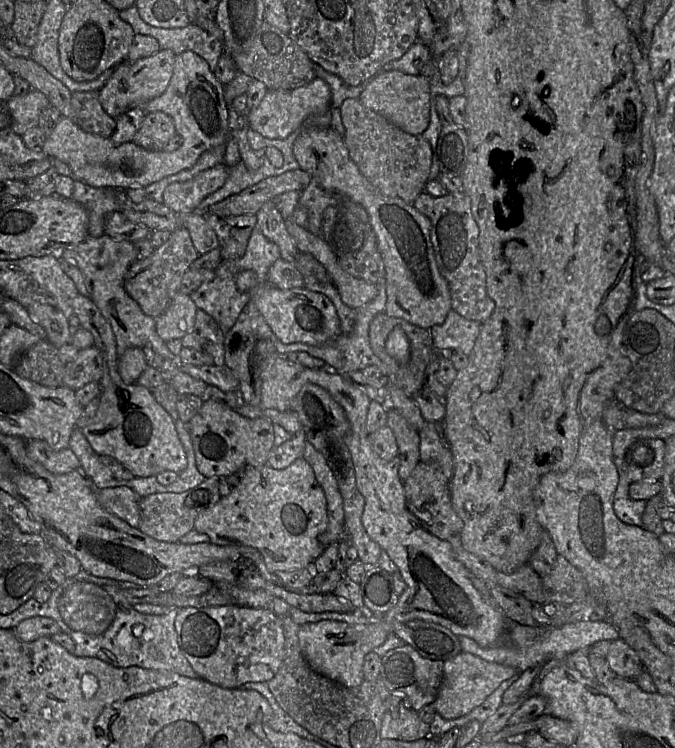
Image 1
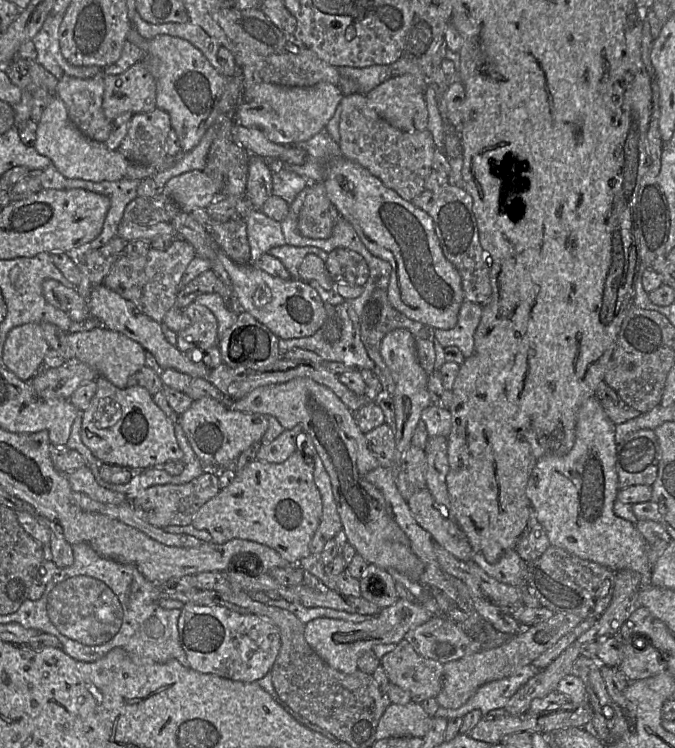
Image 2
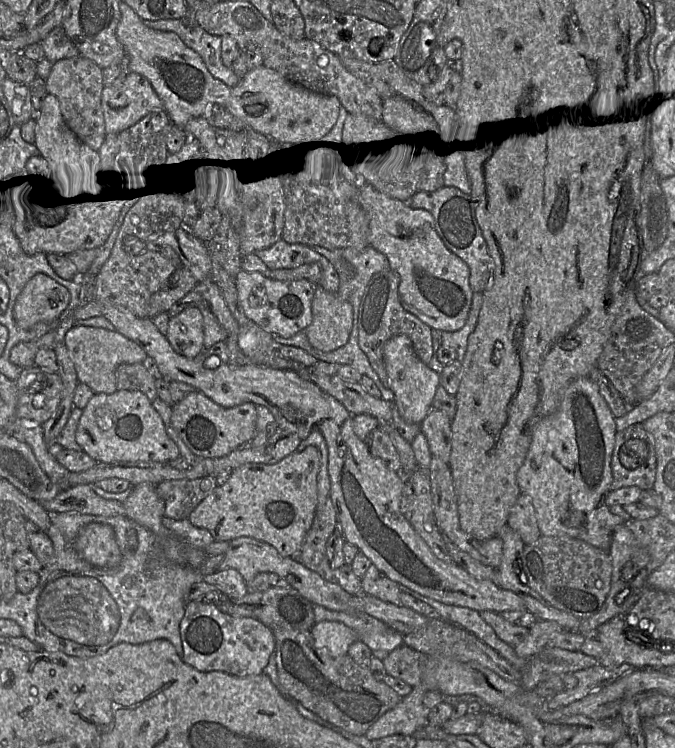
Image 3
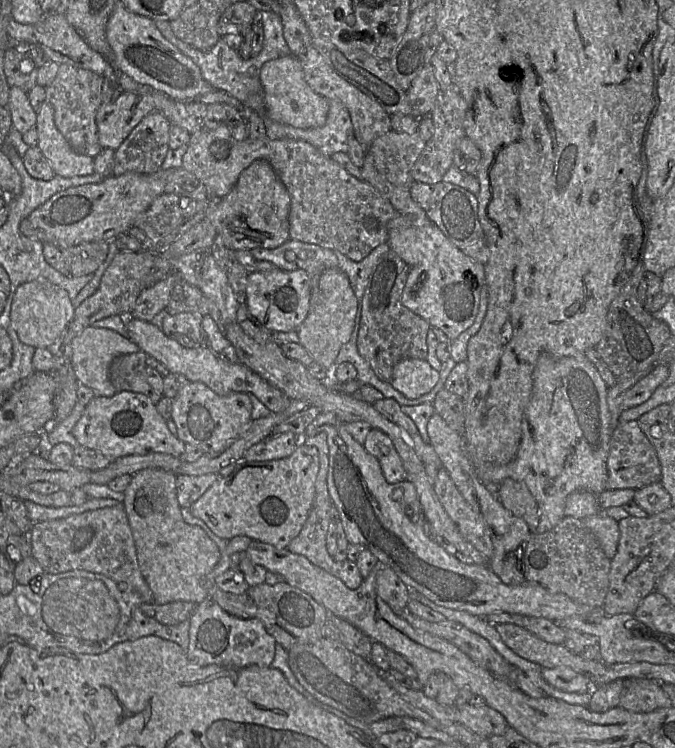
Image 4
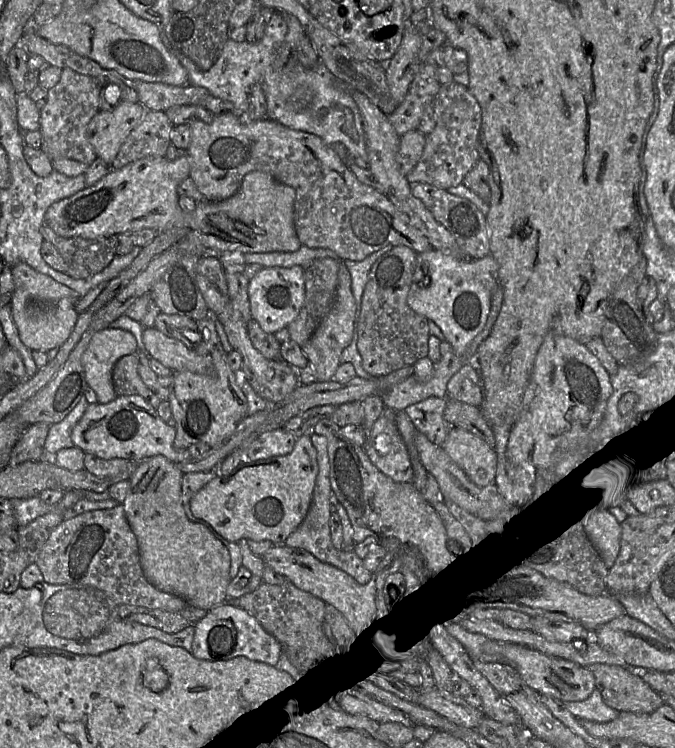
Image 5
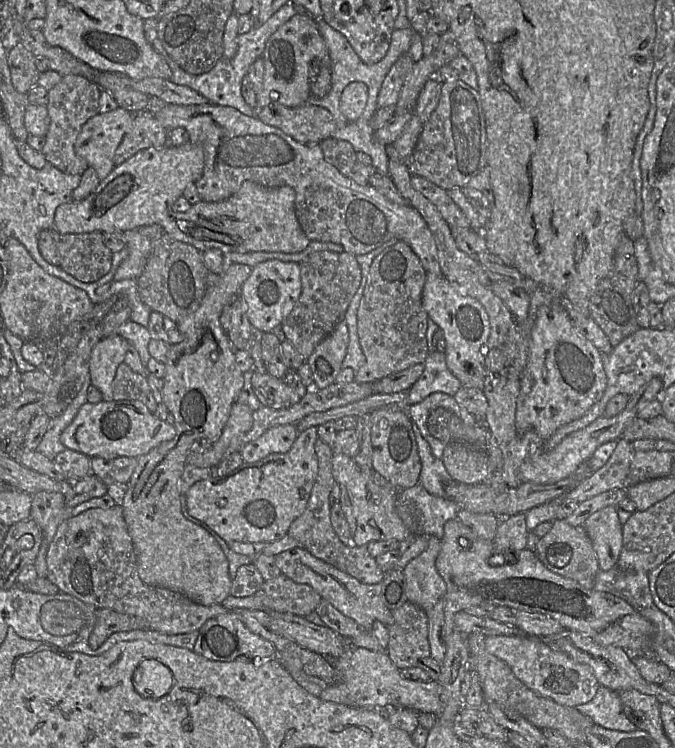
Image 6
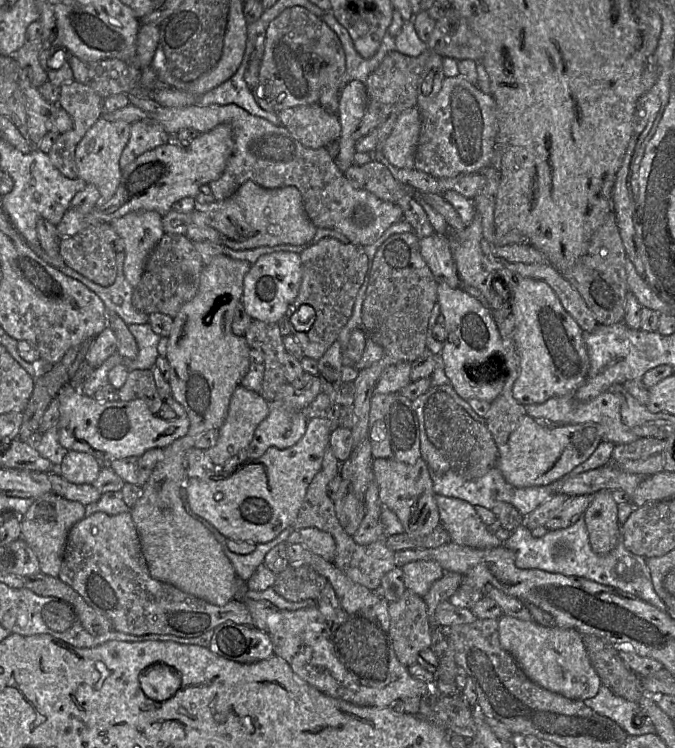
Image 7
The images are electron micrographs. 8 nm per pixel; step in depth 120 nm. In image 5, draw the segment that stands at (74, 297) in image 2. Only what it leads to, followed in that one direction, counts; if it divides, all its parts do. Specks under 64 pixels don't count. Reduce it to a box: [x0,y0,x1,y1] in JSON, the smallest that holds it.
[11,293,78,352]

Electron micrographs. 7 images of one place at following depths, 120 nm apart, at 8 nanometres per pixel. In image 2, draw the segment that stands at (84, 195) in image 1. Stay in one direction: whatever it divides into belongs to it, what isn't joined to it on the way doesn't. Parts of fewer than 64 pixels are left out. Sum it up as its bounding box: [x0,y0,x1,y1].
[65,178,141,250]

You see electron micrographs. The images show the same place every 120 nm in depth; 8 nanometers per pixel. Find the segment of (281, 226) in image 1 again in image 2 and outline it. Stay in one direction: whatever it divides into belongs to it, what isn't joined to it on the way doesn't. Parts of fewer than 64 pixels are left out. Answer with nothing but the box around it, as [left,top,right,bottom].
[246,155,273,209]

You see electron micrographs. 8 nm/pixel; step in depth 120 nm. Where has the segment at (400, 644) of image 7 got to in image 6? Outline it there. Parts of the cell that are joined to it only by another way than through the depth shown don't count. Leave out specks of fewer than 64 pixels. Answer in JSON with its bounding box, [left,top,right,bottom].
[387,601,430,669]

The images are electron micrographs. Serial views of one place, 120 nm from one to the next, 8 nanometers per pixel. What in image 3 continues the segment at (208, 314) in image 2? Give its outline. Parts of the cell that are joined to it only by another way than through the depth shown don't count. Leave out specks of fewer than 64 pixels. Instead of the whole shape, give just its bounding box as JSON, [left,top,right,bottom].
[166,307,204,358]

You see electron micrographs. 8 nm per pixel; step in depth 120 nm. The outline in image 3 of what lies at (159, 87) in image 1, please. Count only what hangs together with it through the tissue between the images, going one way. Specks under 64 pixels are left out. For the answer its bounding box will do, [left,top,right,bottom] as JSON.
[101,71,164,134]

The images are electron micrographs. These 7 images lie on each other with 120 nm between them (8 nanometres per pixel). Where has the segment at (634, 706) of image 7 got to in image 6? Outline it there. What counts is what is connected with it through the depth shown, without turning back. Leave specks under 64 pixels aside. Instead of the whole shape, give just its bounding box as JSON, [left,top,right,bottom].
[575,685,638,732]

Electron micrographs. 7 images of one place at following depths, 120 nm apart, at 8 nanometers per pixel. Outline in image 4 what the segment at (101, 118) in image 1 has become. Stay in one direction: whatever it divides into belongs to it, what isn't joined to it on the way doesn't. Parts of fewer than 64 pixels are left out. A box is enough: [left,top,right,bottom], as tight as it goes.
[45,64,104,157]

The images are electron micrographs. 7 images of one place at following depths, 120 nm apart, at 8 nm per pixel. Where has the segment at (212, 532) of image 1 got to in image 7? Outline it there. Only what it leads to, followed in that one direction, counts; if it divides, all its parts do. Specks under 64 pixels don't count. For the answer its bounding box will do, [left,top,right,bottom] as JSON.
[185,417,333,544]

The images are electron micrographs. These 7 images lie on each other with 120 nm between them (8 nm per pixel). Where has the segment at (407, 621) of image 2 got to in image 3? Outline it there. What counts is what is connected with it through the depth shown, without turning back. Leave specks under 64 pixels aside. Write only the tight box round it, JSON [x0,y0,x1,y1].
[310,621,359,658]

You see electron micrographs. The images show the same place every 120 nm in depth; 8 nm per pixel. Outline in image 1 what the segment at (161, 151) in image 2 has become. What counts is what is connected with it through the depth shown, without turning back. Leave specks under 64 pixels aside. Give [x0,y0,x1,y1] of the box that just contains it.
[132,111,175,151]

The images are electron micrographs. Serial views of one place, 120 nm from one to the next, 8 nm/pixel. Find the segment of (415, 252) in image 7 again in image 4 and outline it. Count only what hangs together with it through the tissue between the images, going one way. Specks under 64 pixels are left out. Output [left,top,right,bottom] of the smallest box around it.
[358,250,432,382]

